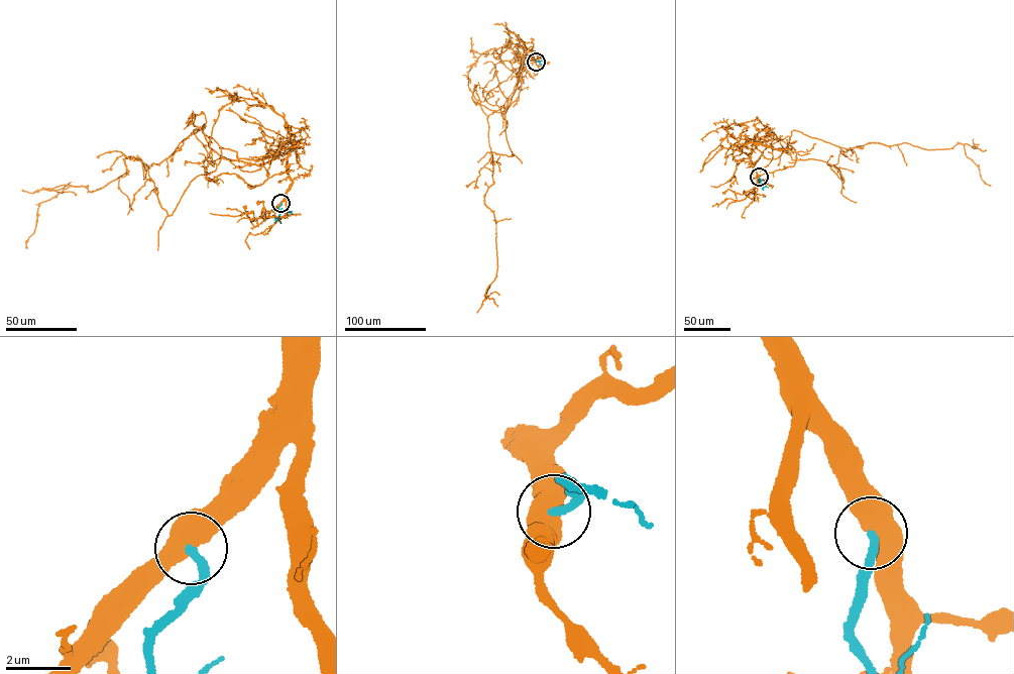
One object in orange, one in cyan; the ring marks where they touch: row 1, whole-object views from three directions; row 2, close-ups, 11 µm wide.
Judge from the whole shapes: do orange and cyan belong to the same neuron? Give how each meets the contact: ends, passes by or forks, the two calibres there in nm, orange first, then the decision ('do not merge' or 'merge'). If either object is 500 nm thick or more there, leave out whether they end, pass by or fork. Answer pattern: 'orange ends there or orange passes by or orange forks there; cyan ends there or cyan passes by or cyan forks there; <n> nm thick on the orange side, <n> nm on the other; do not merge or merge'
600 nm thick on the orange side, 260 nm on the other; merge

